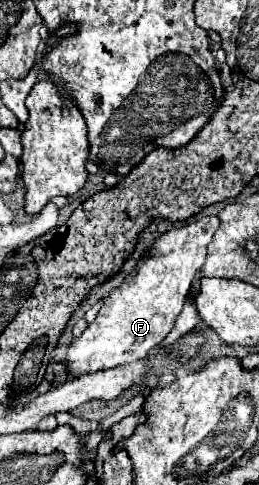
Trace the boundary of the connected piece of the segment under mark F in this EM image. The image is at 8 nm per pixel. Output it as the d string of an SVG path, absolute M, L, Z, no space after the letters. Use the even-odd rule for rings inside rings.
M204 216L202 220L188 222L180 228L172 228L152 244L152 256L138 264L138 274L126 278L116 290L104 298L104 306L98 318L84 330L80 338L72 338L66 354L66 372L72 378L130 364L148 356L174 326L176 316L182 310L186 294L190 290L194 274L206 260L206 246L218 230L218 216Z

